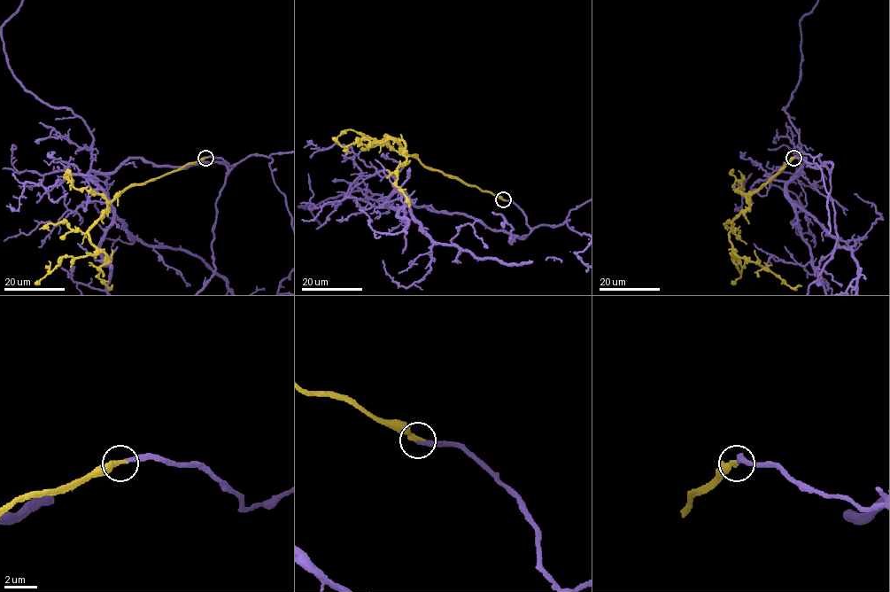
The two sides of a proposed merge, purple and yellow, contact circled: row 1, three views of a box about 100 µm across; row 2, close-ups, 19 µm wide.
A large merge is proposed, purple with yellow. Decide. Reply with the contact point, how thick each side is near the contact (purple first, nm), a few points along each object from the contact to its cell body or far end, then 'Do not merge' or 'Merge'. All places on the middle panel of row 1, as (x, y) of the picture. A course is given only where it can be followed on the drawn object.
Place: (503, 199). Thickness 240 nm (purple) against 340 nm. Course of yellow: (504, 199), (427, 168), (386, 135), (404, 142), (406, 160), (398, 169), (396, 185), (409, 207). Merge

